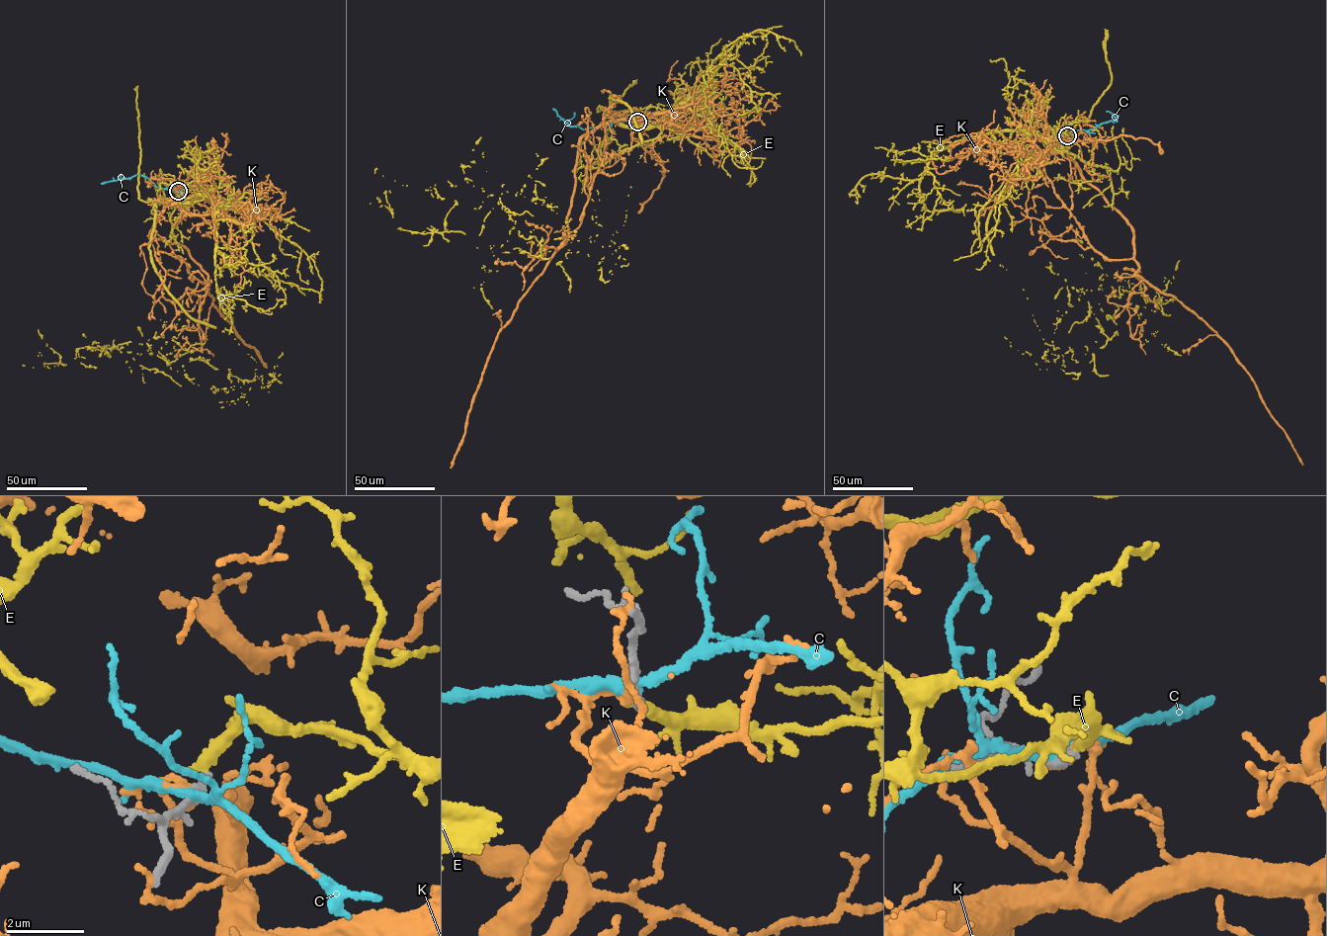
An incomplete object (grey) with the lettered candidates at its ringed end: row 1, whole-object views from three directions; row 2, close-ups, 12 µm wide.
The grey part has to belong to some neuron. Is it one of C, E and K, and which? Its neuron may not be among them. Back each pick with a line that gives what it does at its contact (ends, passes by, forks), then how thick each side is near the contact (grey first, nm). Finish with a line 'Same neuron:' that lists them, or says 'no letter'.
E: it ends | 240/320 nm
Same neuron: E

